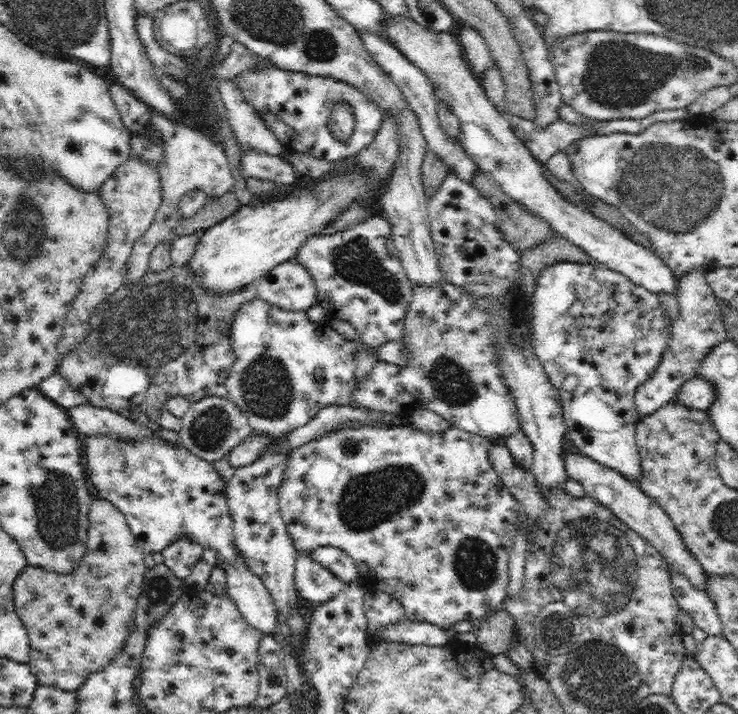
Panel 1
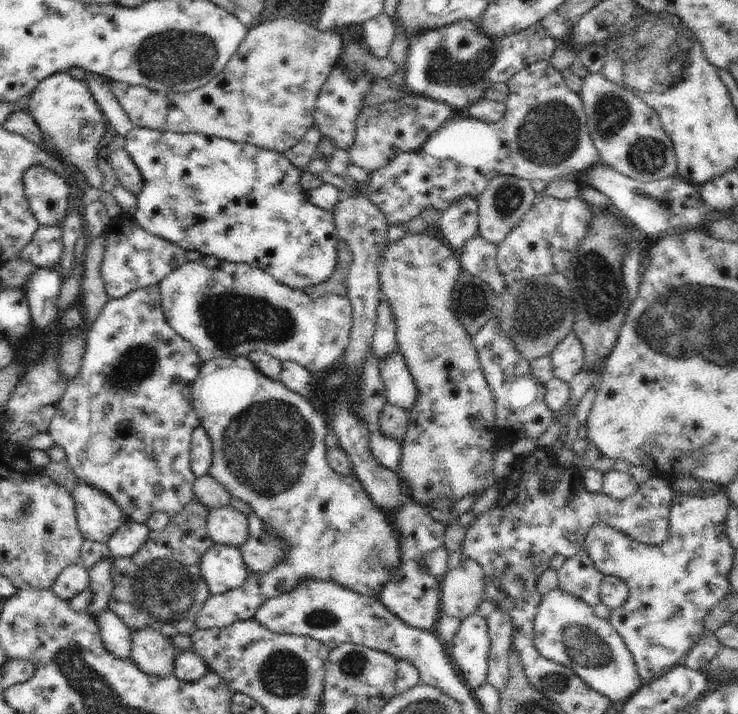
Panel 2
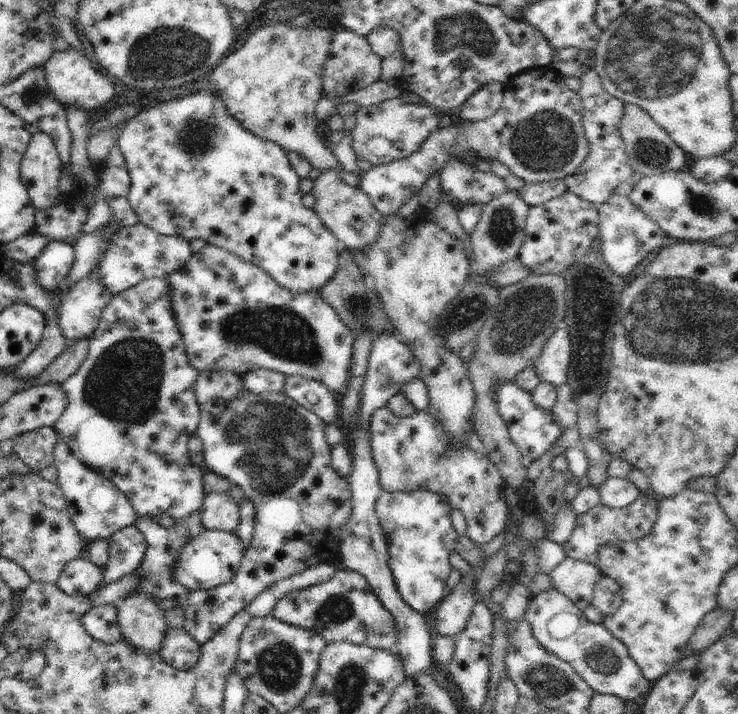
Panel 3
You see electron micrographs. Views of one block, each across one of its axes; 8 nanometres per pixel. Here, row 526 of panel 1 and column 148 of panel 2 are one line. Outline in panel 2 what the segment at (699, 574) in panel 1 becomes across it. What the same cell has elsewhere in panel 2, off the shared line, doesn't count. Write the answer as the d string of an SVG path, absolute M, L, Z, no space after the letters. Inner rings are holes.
M153 628L133 632L131 660L146 674L162 677L172 675L178 649L171 639Z

